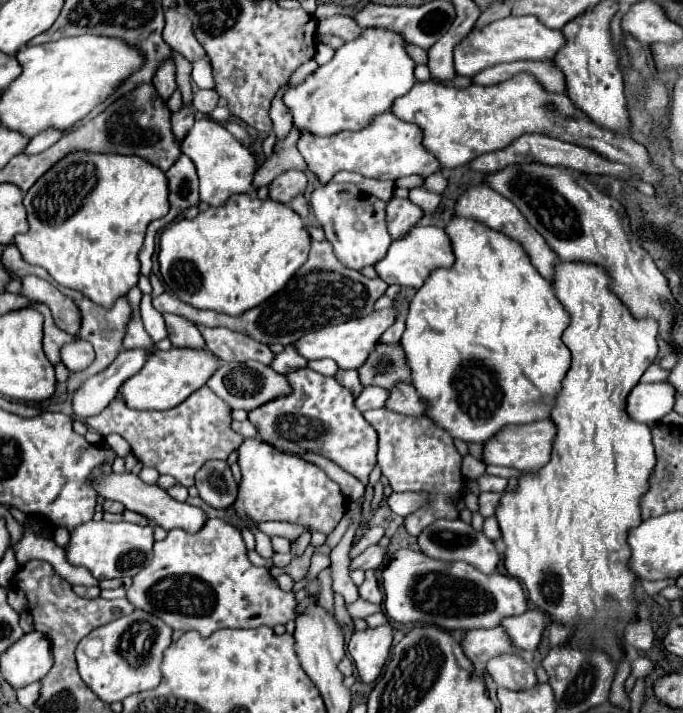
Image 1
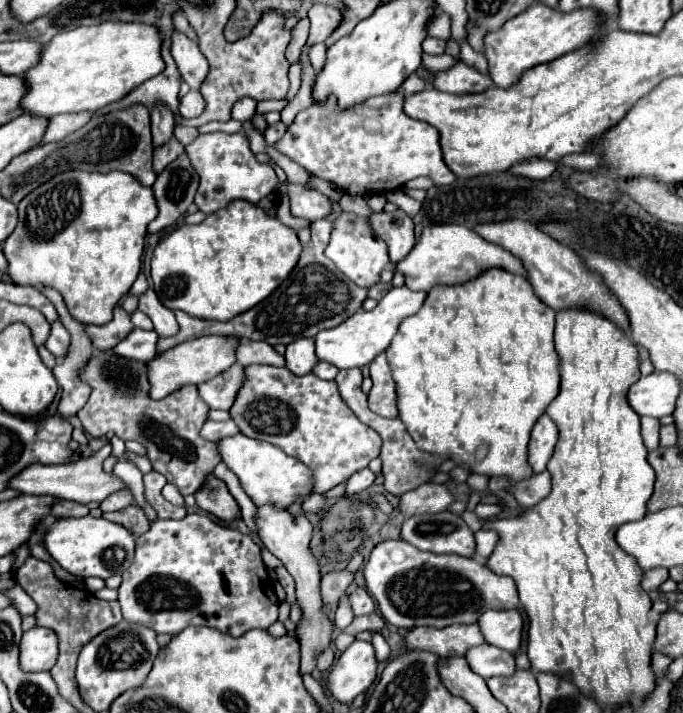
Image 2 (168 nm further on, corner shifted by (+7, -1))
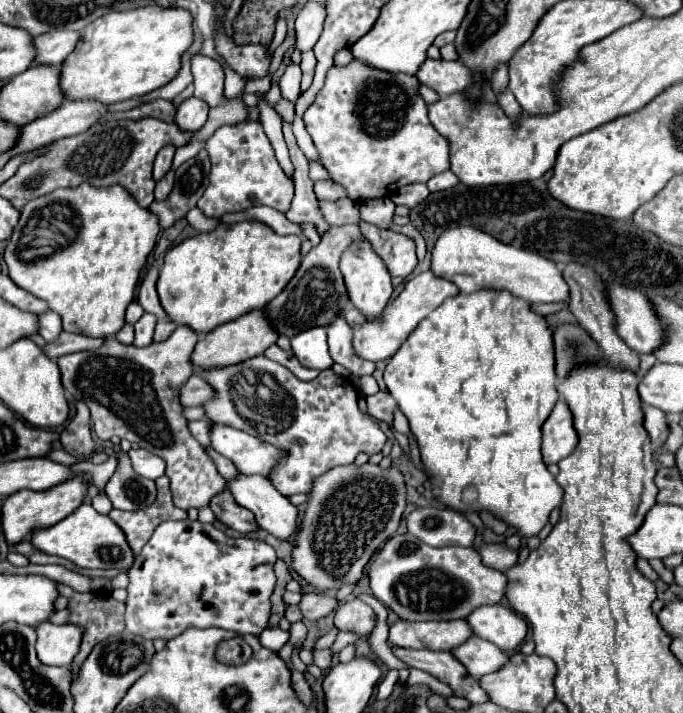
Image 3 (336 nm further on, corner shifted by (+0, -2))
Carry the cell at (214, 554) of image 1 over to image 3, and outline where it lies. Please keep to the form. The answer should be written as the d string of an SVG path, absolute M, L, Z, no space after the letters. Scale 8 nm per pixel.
M181 520L181 522L163 522L151 536L151 540L143 546L141 554L135 558L131 570L129 570L129 598L127 598L127 630L145 638L145 640L155 640L155 638L163 638L163 640L171 640L173 636L181 634L183 630L191 628L191 626L197 626L197 628L209 628L209 626L217 626L217 628L225 628L225 630L233 630L233 632L239 632L239 634L259 634L261 630L267 628L267 620L269 620L269 608L271 608L271 602L269 602L269 596L273 592L273 586L275 586L275 572L273 572L273 564L275 564L277 556L275 556L275 550L265 544L265 542L259 542L259 540L253 540L253 538L247 538L247 536L241 536L241 538L229 538L225 536L221 530L217 530L215 526L211 524L201 524L199 520L191 522L191 520Z

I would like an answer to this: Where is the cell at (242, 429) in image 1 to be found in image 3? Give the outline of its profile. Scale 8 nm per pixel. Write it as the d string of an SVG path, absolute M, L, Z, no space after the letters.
M209 420L189 422L189 432L201 446L209 446Z

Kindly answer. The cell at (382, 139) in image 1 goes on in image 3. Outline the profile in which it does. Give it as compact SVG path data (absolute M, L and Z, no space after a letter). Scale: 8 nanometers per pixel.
M353 60L345 66L333 66L327 72L325 86L305 110L303 118L323 166L331 174L333 182L341 184L347 194L353 192L349 198L355 202L389 196L401 186L427 182L435 174L449 170L449 144L429 122L427 102L419 94L419 80L415 76L381 72L379 68L369 68L361 60Z

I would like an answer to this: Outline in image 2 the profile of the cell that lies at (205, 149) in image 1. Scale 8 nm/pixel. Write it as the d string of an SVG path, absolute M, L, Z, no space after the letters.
M200 133L190 145L186 145L186 155L200 175L200 187L196 191L196 205L202 213L214 213L226 207L234 199L246 199L258 203L262 197L274 191L276 173L268 163L260 163L248 147L248 139L242 133Z

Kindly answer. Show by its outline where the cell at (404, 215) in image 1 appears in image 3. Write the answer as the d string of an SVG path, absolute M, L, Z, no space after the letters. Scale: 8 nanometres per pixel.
M361 222L359 228L371 242L373 250L377 250L377 256L381 256L391 276L407 278L415 270L417 256L415 256L415 242L411 238L397 234L393 230L381 230L367 222Z

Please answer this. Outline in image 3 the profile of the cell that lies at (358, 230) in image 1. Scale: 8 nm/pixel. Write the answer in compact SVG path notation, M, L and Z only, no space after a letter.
M363 240L361 244L351 244L349 250L343 254L341 258L341 272L345 278L345 286L349 290L349 300L351 306L355 306L367 320L381 320L383 308L387 306L393 286L391 286L391 276L383 264L383 260L373 252L371 244L367 240Z

